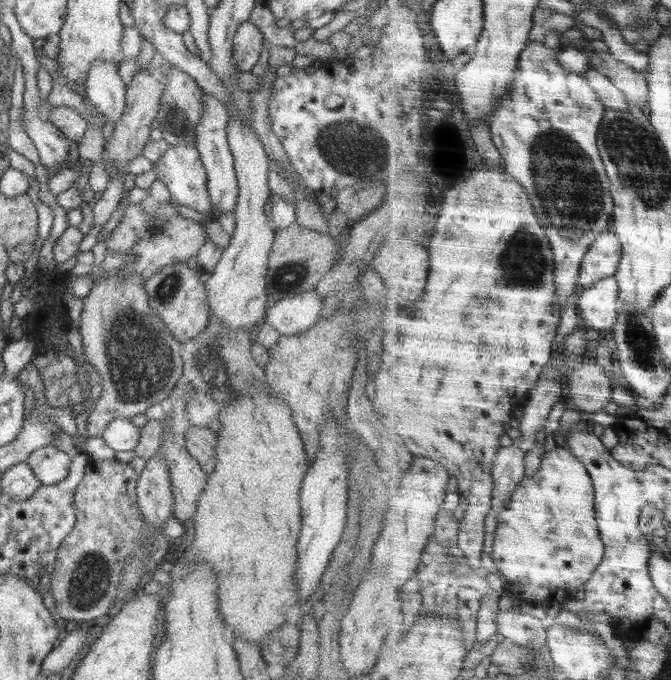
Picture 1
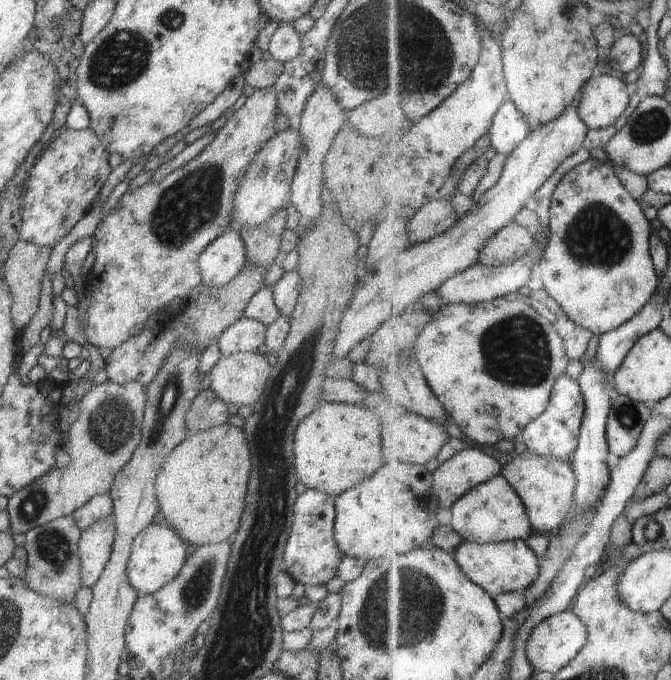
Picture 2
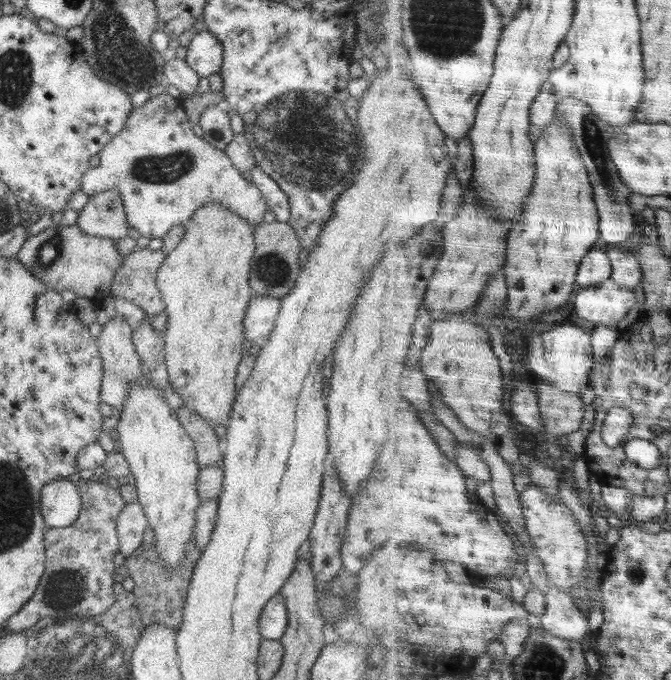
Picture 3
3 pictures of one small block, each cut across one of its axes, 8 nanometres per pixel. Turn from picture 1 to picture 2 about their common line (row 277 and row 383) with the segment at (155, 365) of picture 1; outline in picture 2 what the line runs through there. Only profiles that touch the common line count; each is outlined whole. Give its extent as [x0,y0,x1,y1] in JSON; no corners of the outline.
[6,380,146,534]

